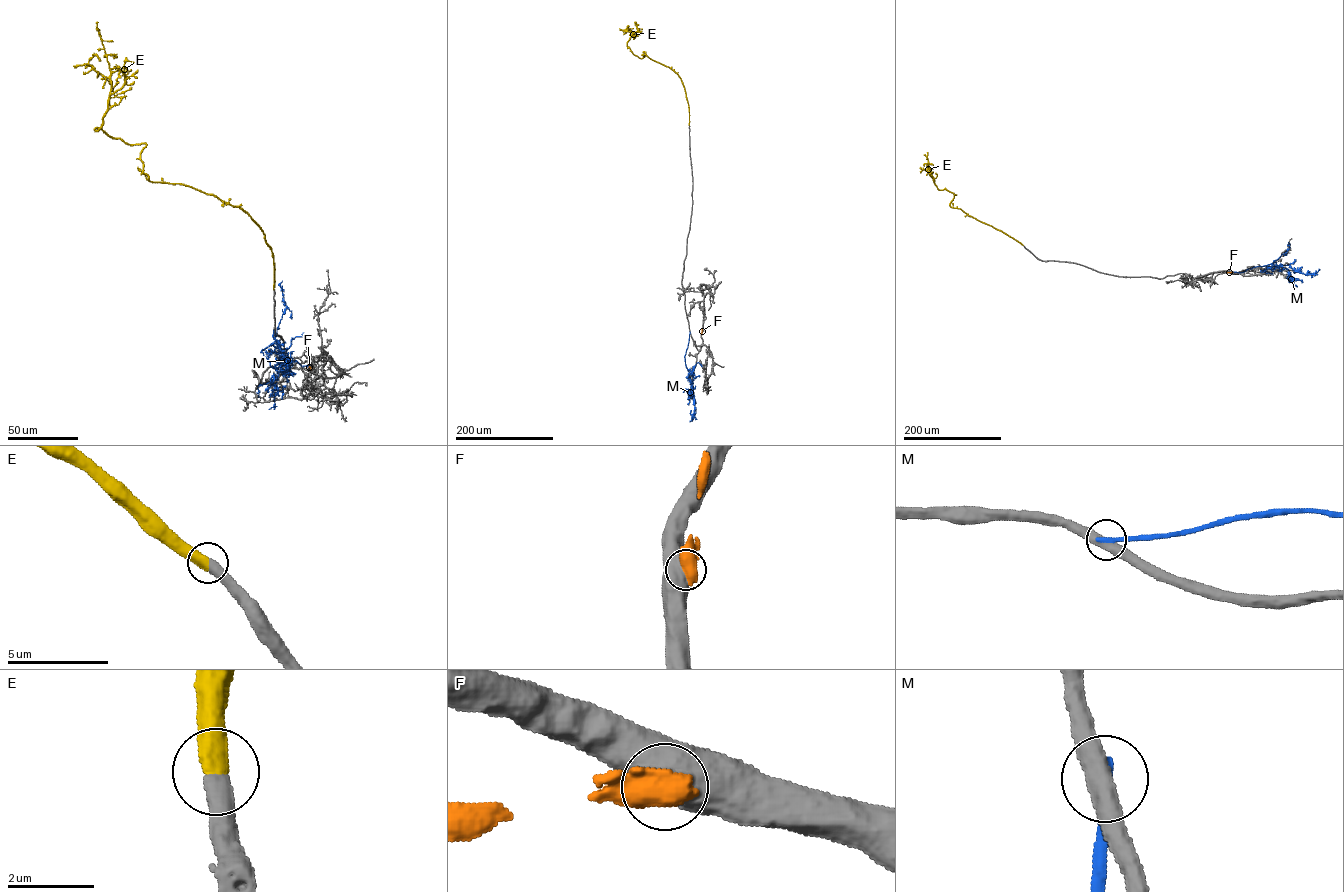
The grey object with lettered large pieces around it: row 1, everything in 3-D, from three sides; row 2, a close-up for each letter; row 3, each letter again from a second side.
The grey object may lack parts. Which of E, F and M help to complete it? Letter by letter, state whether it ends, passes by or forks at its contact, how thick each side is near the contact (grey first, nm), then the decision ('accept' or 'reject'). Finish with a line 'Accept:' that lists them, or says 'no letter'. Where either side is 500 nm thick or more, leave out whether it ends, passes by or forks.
E: 500/550 nm | accept
F: 750/750 nm | reject
M: it ends | 460/260 nm | reject
Accept: E

